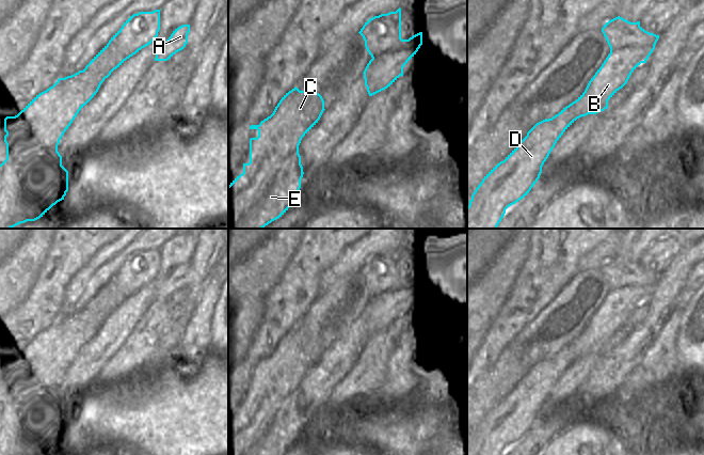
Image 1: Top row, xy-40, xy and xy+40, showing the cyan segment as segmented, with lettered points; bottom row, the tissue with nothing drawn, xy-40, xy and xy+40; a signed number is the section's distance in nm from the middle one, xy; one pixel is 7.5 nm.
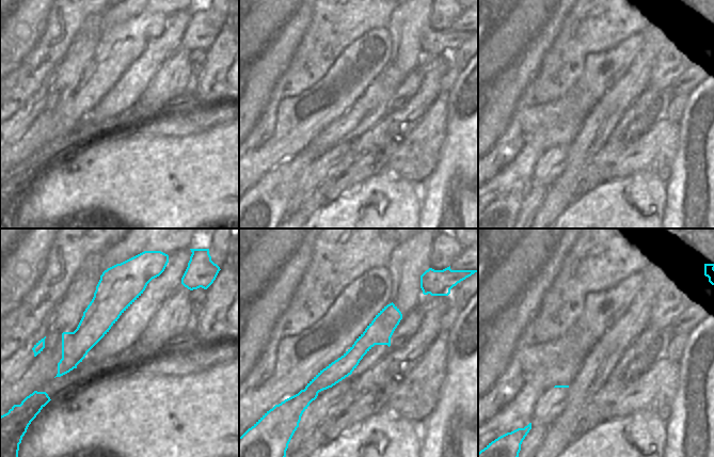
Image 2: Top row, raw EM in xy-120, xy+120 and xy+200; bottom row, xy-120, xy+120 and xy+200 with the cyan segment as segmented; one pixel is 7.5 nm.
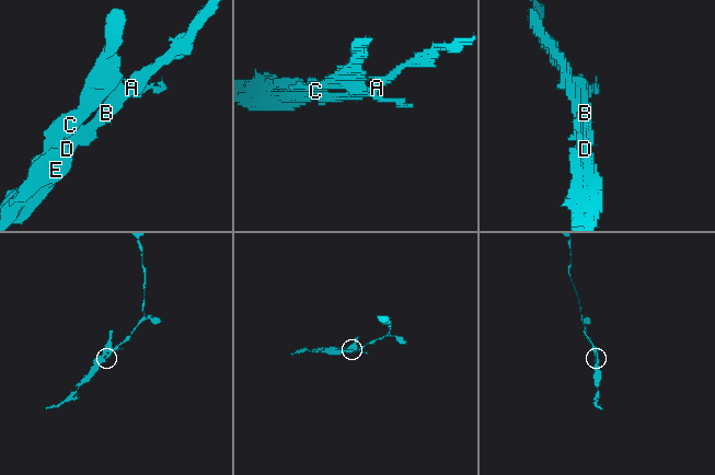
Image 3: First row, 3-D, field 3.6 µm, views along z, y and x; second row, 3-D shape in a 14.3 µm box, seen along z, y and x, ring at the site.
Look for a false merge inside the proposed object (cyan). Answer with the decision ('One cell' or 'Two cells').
Two cells

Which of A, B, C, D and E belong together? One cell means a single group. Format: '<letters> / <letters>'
A B D E / C

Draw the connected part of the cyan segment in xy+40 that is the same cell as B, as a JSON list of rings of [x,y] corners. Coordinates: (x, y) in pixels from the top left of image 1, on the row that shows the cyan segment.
[[[640,28],[636,32],[636,45],[633,48],[610,50],[610,53],[589,81],[585,92],[558,114],[534,128],[530,136],[525,137],[506,157],[505,163],[513,163],[508,177],[499,186],[484,195],[478,203],[471,200],[467,206],[470,216],[467,229],[497,229],[506,214],[506,209],[525,198],[535,185],[542,173],[542,167],[563,132],[579,117],[596,114],[608,108],[608,100],[628,81],[631,73],[646,60],[655,49],[659,35]]]

